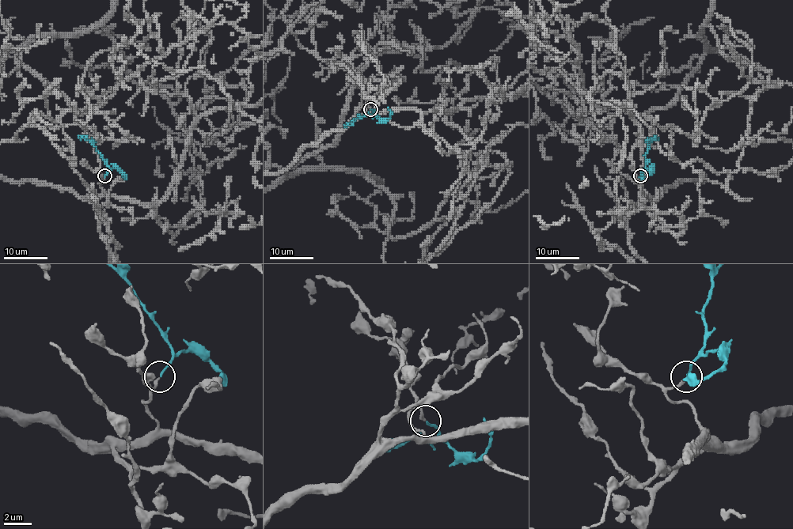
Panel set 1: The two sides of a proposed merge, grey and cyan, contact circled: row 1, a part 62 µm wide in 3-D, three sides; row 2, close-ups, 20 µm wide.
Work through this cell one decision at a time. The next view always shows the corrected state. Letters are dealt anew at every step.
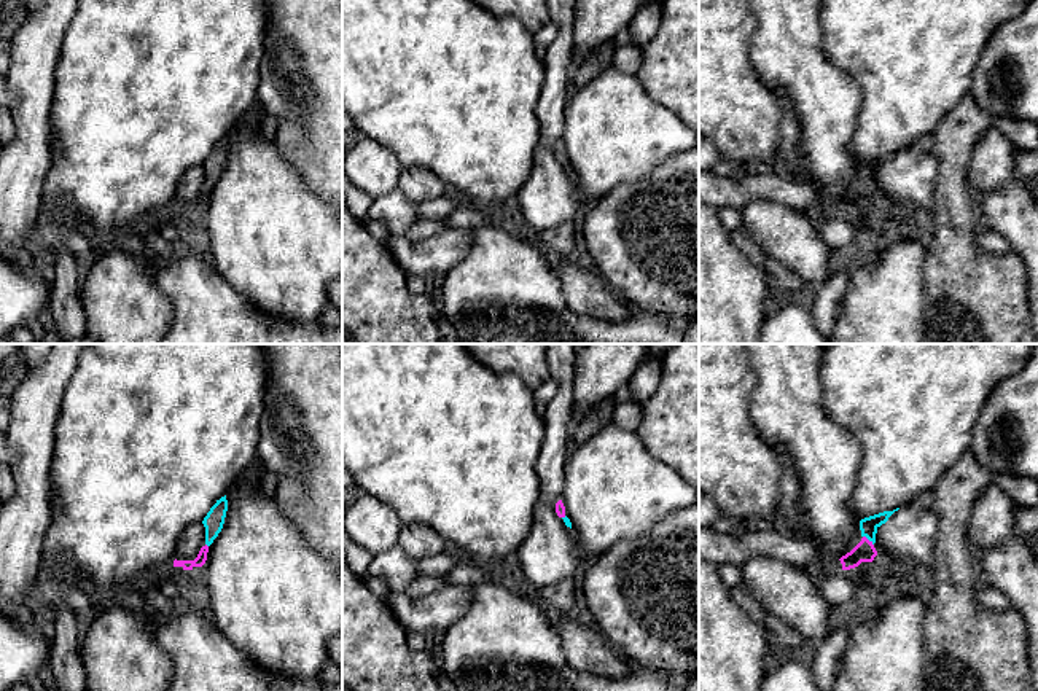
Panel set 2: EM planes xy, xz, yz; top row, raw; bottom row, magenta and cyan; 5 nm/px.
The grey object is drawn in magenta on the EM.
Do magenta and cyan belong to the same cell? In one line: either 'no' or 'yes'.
yes

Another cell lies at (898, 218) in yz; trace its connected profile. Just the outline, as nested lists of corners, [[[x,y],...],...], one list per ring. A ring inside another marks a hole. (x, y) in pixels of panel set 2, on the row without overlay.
[[[879,199],[872,205],[861,205],[845,215],[852,217],[858,228],[877,228],[880,232],[893,232],[896,237],[912,236],[917,226],[917,210],[914,207]]]

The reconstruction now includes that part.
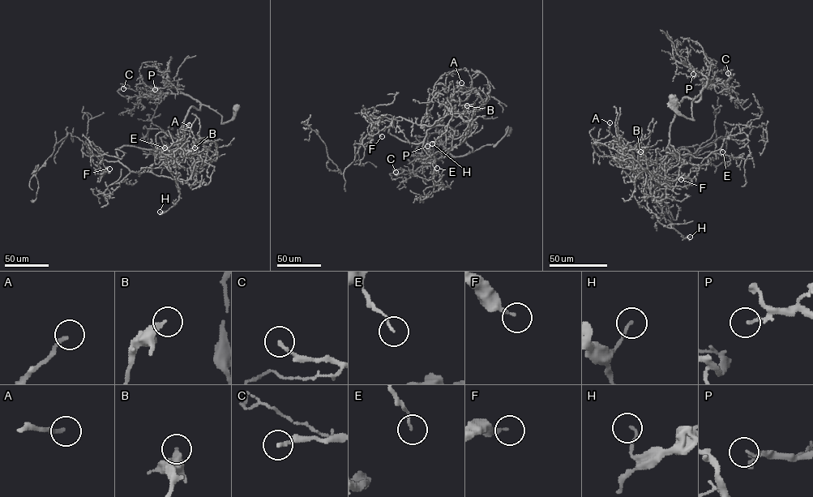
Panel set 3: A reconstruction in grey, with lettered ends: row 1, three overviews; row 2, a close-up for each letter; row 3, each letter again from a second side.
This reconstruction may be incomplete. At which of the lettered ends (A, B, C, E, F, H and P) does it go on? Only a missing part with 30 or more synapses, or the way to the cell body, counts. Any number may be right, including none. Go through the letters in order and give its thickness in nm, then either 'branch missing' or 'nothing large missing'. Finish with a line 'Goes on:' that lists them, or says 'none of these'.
A: 180 nm thick; nothing large missing
B: 280 nm thick; nothing large missing
C: 140 nm thick; nothing large missing
E: 100 nm thick; nothing large missing
F: 180 nm thick; nothing large missing
H: 120 nm thick; nothing large missing
P: 120 nm thick; nothing large missing
Goes on: none of these

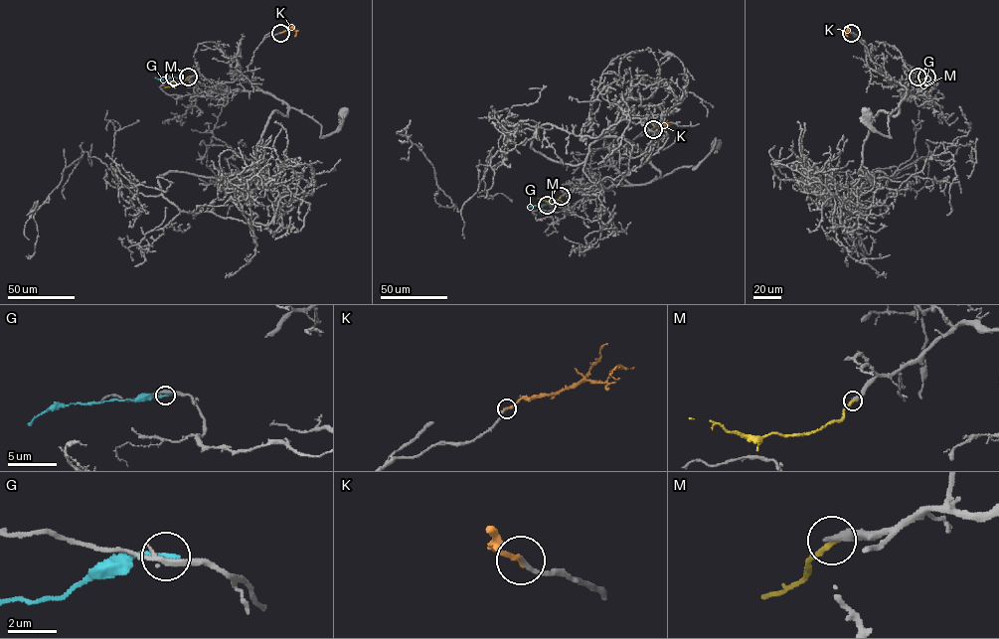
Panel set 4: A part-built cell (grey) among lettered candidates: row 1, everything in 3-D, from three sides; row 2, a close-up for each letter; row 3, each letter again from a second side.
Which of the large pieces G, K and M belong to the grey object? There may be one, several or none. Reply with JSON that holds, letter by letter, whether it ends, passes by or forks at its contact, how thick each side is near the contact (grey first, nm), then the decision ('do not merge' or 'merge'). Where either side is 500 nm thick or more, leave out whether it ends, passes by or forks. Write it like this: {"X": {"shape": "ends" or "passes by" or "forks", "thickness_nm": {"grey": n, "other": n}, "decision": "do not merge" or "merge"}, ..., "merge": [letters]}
{"G": {"shape": "ends", "thickness_nm": {"grey": 240, "other": 240}, "decision": "do not merge"}, "K": {"shape": "ends", "thickness_nm": {"grey": 190, "other": 180}, "decision": "merge"}, "M": {"shape": "ends", "thickness_nm": {"grey": 360, "other": 220}, "decision": "do not merge"}, "merge": ["K"]}

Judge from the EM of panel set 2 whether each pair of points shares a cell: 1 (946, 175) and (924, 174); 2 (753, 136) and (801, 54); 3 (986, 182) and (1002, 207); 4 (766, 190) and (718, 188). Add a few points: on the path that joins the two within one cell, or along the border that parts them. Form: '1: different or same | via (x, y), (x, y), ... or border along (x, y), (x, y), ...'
1: different | border along (933, 150), (938, 156), (938, 177), (932, 212)
2: different | border along (750, 59), (750, 67), (771, 91)
3: different | border along (1014, 161), (1011, 179), (1002, 188), (976, 196)
4: same | via (755, 190), (729, 190)

